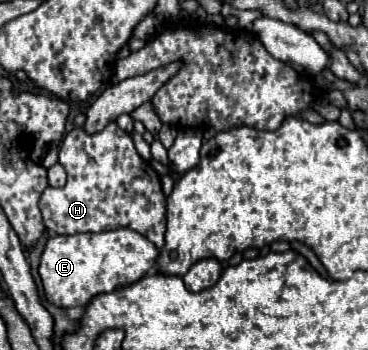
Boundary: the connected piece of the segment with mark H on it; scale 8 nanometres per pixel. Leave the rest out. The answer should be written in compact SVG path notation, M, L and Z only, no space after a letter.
M109 122L95 134L87 134L85 128L67 132L59 148L59 164L67 172L67 184L63 188L49 186L39 200L43 222L51 238L57 234L103 232L129 226L157 248L163 248L166 198L159 174L139 158L131 136L121 130L117 122Z

